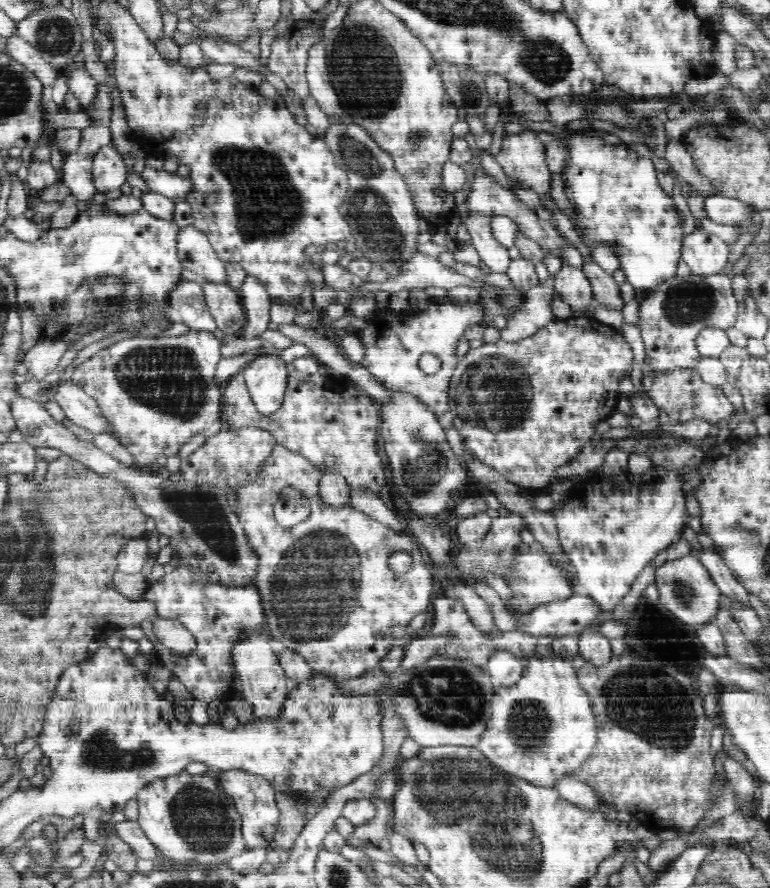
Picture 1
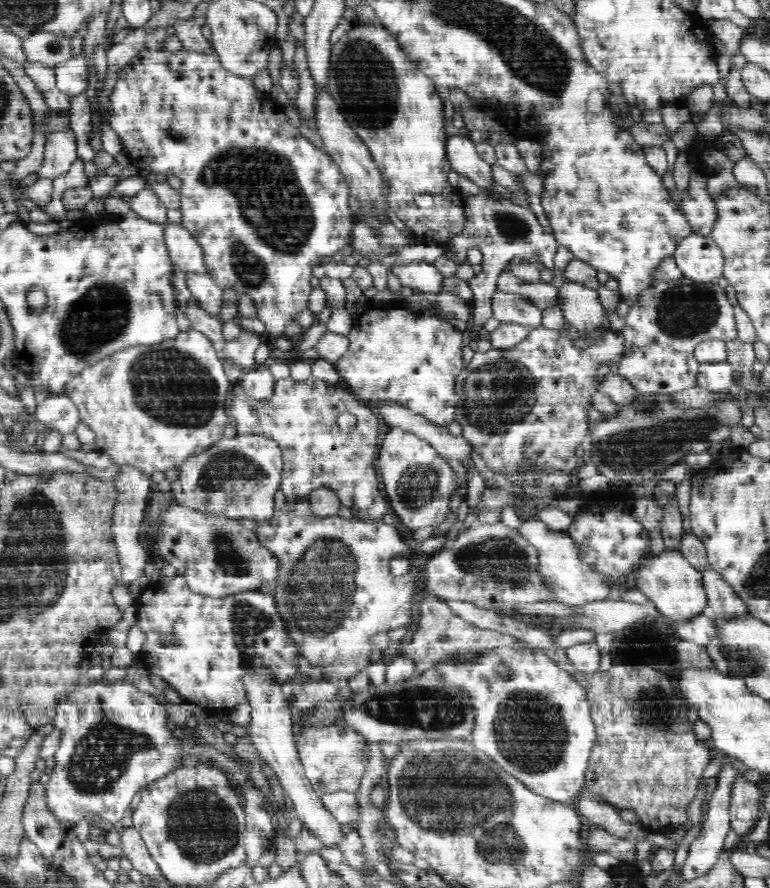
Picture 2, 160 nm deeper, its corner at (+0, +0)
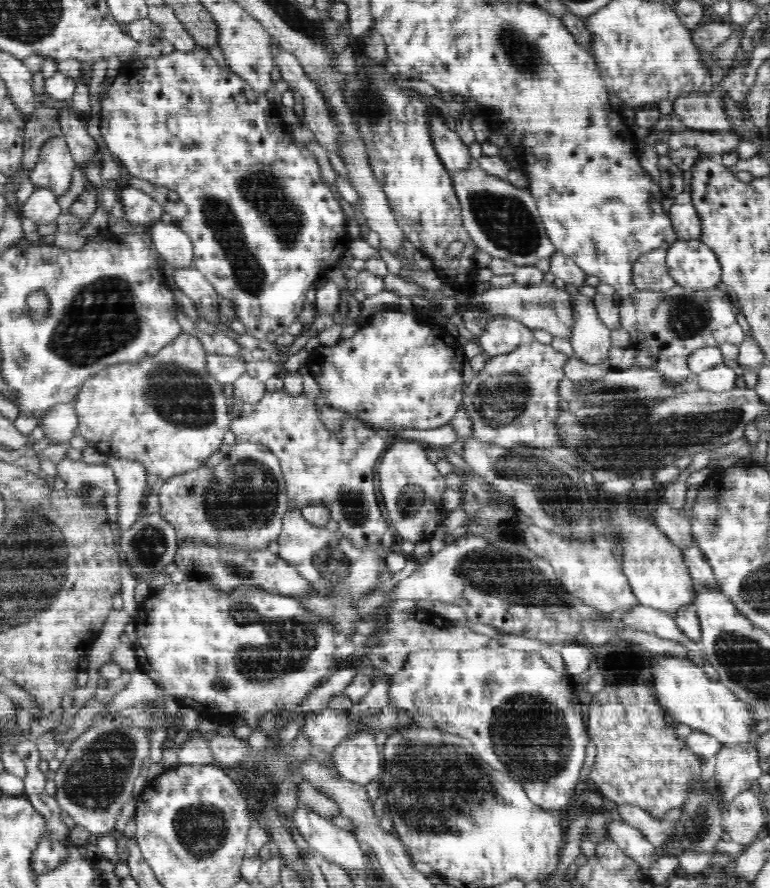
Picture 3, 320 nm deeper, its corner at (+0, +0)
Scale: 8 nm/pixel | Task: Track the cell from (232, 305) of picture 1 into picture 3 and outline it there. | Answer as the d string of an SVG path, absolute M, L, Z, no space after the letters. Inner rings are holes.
M195 267L175 269L174 282L177 286L176 291L184 293L195 304L200 304L202 300L208 300L208 302L212 300L216 306L219 294Z

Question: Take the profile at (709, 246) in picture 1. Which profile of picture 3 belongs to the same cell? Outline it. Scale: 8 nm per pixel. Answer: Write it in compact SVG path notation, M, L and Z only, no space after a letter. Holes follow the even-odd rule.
M699 238L694 240L676 240L667 248L666 267L668 275L680 284L690 289L715 289L721 281L721 265L714 251Z

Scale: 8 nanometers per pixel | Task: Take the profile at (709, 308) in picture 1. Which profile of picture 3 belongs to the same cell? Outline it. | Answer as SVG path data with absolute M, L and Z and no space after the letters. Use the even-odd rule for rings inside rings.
M675 284L664 292L636 290L632 295L617 299L617 304L620 326L630 333L631 342L628 348L634 348L637 352L633 366L654 370L661 376L661 382L665 386L676 387L682 382L692 382L693 375L689 371L688 360L690 353L697 348L719 346L722 343L739 345L744 338L744 333L732 311L729 294L720 293L716 289L688 289Z

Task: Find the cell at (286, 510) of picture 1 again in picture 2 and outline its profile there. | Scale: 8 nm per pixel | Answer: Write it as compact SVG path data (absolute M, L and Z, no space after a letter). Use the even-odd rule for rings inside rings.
M289 376L278 381L274 395L268 398L268 401L260 401L248 396L240 382L237 382L230 390L226 416L229 424L236 428L237 434L258 433L269 436L279 444L284 460L280 489L288 505L303 500L304 496L309 496L314 489L318 490L320 486L325 486L335 490L342 506L357 510L354 517L356 520L382 520L382 516L390 510L387 497L384 497L378 488L378 474L374 467L380 444L380 417L362 397L358 397L341 383L336 387L330 387L312 376L302 382L296 382ZM343 413L350 413L357 419L351 432L343 432L336 423L338 416Z

